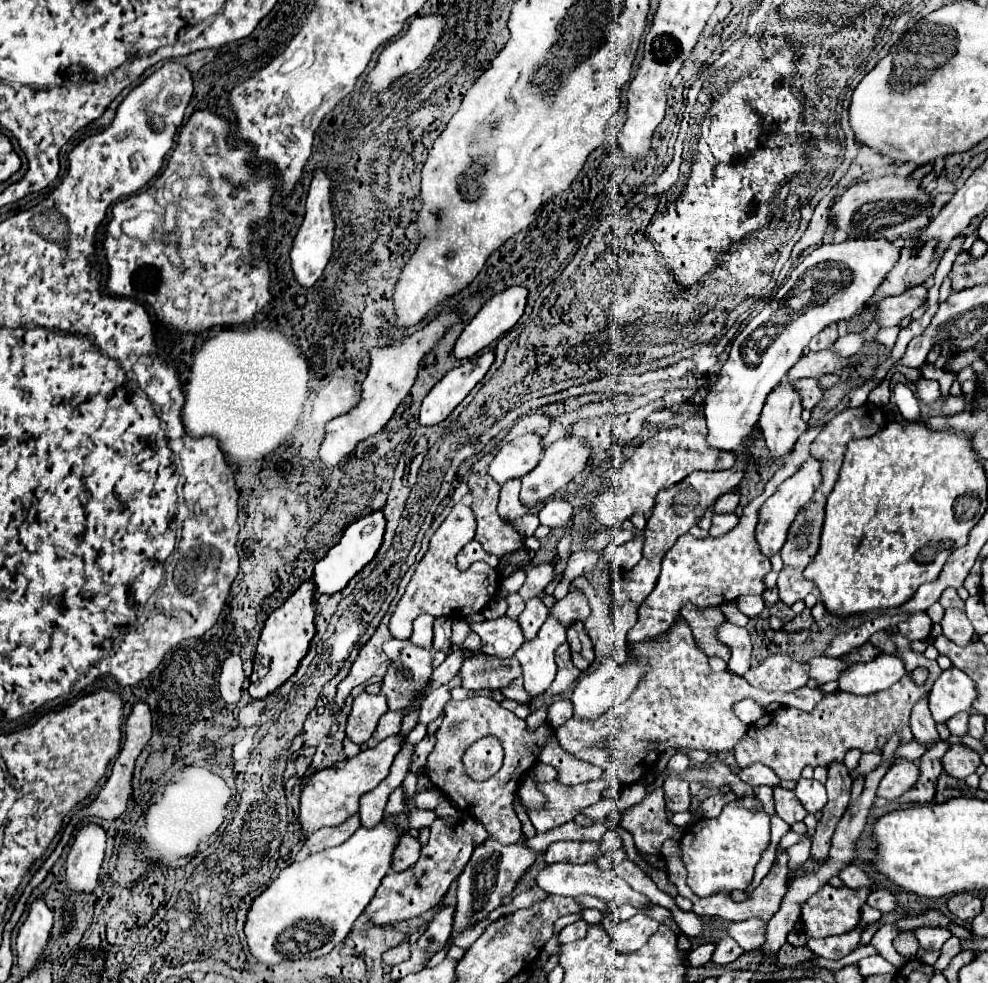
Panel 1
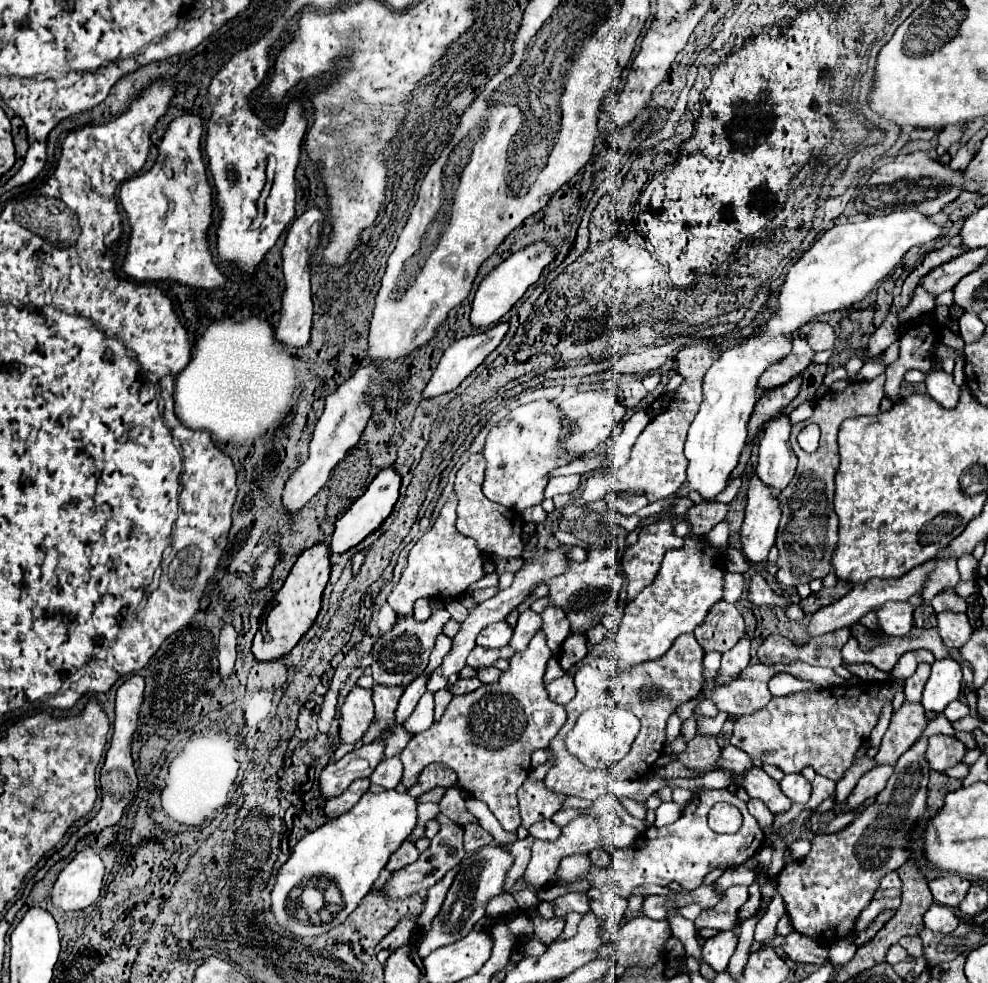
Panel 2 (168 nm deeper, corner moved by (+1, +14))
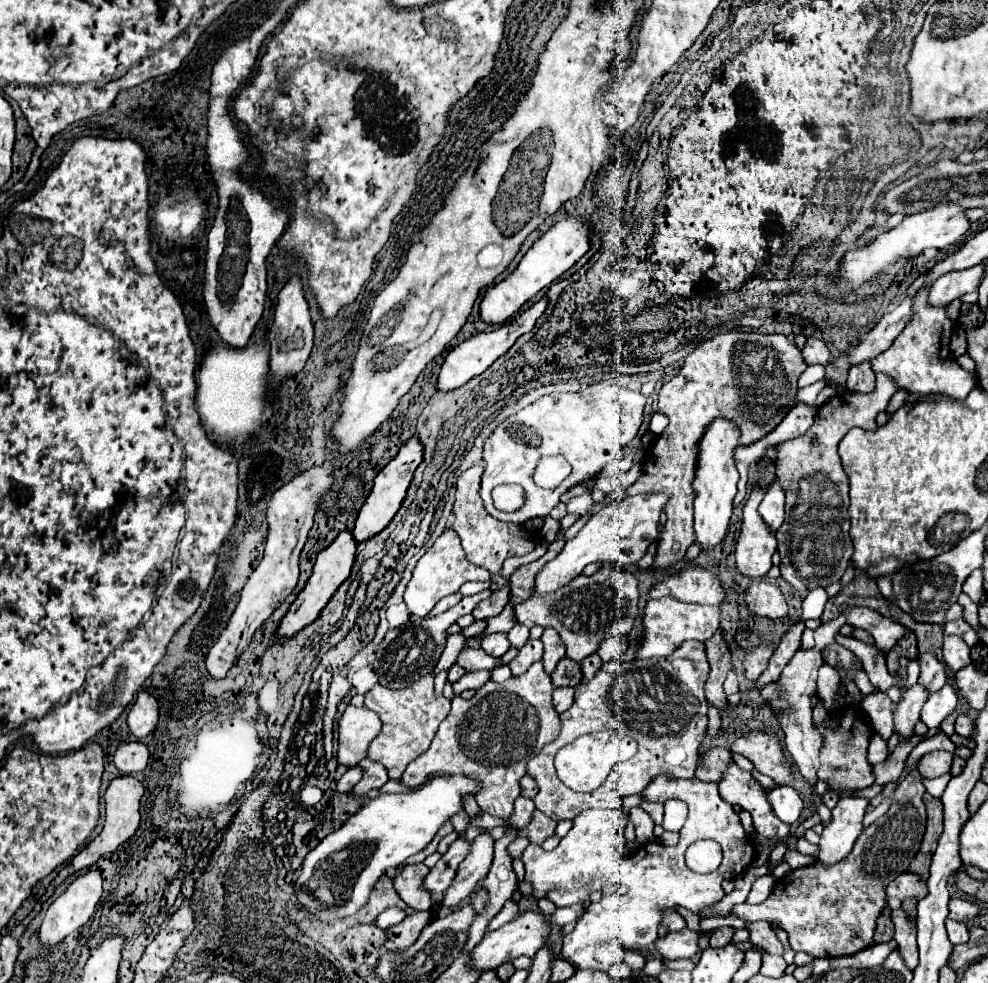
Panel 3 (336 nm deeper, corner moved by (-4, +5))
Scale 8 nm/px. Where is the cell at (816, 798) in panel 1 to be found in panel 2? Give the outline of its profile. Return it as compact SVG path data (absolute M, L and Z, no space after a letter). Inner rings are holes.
M788 774L780 780L780 790L796 804L806 804L810 800L812 784L802 774Z

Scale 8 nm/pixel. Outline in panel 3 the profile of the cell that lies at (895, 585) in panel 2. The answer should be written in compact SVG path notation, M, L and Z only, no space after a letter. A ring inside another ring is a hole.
M839 615L837 619L833 621L827 621L827 623L821 623L819 629L815 629L815 647L811 649L799 649L795 653L795 657L787 663L787 667L783 669L781 677L779 677L779 683L783 687L783 693L785 693L785 701L789 703L789 711L783 709L783 715L779 717L779 725L783 727L785 731L785 737L787 737L787 751L793 755L795 759L795 765L797 769L801 771L803 777L807 777L811 781L811 785L817 781L817 769L819 769L819 747L821 747L821 737L819 733L815 733L813 729L813 721L811 721L811 697L817 693L815 691L815 683L817 683L817 671L823 663L821 659L821 651L827 647L827 645L833 645L835 643L835 637L839 635L839 629L847 623L845 615Z

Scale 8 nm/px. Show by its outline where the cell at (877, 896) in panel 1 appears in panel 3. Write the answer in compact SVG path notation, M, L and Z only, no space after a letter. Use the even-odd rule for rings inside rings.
M911 873L899 875L889 887L887 887L887 897L897 897L897 899L907 899L907 897L917 897L923 899L927 895L927 885L919 883L919 877Z

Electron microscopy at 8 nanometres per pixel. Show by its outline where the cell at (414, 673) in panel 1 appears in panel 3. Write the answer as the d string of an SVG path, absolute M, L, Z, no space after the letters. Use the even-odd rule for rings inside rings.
M485 589L477 595L469 595L469 597L463 597L455 607L451 607L449 611L437 615L437 617L411 617L405 625L397 627L397 629L391 629L387 631L385 639L377 645L377 651L375 651L375 675L379 679L381 685L389 687L389 689L403 689L415 681L419 681L421 677L425 677L427 673L431 673L431 669L437 665L443 649L445 649L445 629L447 625L455 623L457 617L461 617L463 613L471 613L473 607L481 601L481 599L487 599L493 591L491 589Z

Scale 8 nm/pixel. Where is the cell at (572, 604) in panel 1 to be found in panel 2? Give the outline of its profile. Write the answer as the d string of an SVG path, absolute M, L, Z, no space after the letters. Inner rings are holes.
M558 606L544 608L544 612L542 612L542 632L546 634L546 644L550 646L552 654L558 654L562 642L570 634L568 618Z

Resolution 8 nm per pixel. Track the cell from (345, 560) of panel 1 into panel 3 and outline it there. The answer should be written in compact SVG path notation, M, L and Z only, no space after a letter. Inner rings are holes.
M411 437L411 441L407 441L407 445L403 445L403 449L397 453L395 459L391 459L375 477L375 485L373 491L369 493L367 501L363 503L357 521L355 521L355 529L353 529L353 537L357 543L365 543L369 541L373 535L381 533L387 523L395 517L395 513L399 511L405 495L407 495L407 487L413 479L413 471L419 467L419 463L423 461L423 447L419 445L419 441L415 441L415 437Z

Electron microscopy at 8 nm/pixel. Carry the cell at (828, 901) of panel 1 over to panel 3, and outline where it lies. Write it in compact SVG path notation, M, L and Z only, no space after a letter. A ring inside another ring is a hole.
M915 767L895 789L889 811L863 829L853 845L853 851L845 859L833 865L817 861L803 869L795 869L777 881L773 893L763 903L739 903L729 911L729 915L747 923L767 921L777 925L787 931L793 951L805 951L811 957L831 959L857 953L873 945L875 921L887 901L885 887L905 873L909 861L919 851L925 833L927 819L923 793L923 777Z

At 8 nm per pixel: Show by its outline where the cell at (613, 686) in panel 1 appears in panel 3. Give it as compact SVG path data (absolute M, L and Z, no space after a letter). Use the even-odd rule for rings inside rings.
M663 597L657 601L647 601L647 605L643 609L643 619L641 619L643 635L639 639L637 659L669 657L687 639L695 639L695 641L711 639L719 627L719 617L721 617L719 607L691 605L691 603L683 603L675 597Z

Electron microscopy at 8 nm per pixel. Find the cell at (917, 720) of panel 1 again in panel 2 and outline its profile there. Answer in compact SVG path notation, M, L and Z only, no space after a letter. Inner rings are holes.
M924 662L918 664L916 672L914 672L910 678L906 678L906 680L908 680L908 682L906 682L906 688L904 688L906 700L910 700L910 702L920 702L922 690L924 690L924 684L926 684L928 676L930 676L930 664L924 664Z

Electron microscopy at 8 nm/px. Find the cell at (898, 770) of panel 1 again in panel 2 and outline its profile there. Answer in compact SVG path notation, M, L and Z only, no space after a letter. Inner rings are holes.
M888 764L870 770L866 776L862 776L858 780L856 788L850 792L850 796L846 800L846 806L848 808L858 808L866 798L876 796L880 790L884 790L884 786L886 786L888 778L892 776L892 772L894 772L894 768L888 766Z

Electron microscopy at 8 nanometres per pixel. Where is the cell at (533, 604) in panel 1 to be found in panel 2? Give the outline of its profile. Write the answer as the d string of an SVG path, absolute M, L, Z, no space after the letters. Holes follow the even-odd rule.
M526 610L524 614L520 614L516 630L514 630L514 636L510 640L510 646L514 648L514 652L522 652L522 650L528 648L528 642L540 630L540 624L542 624L540 614L536 614L532 610Z

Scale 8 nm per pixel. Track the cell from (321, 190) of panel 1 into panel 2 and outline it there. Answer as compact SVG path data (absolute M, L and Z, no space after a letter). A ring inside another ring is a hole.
M318 208L306 210L298 220L294 220L292 228L288 230L288 238L282 250L282 272L284 272L284 294L282 294L282 310L280 320L276 324L276 338L284 346L302 348L310 340L312 328L312 296L310 296L310 268L308 268L308 246L310 246L310 228L314 222L324 222L324 214Z

